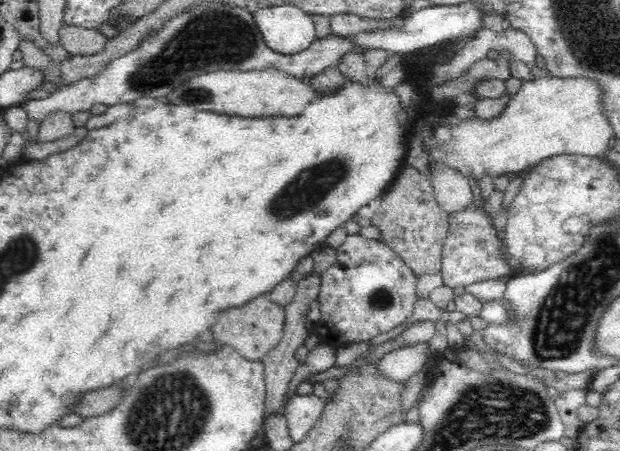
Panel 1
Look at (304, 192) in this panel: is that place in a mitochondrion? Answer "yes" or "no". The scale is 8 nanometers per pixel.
yes

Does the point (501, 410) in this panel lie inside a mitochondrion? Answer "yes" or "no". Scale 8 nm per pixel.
yes

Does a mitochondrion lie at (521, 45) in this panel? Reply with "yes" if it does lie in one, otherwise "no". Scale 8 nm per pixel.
no

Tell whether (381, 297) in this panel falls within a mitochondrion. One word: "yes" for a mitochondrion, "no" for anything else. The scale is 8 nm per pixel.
yes

